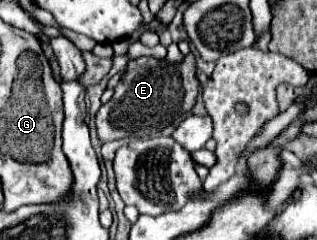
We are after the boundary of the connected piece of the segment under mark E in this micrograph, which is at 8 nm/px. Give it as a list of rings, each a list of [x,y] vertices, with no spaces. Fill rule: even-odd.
[[[192,53],[178,65],[172,65],[168,61],[156,61],[154,57],[130,59],[112,99],[96,113],[98,139],[102,143],[108,143],[122,137],[148,137],[160,133],[174,119],[190,113],[198,97],[198,87],[200,81],[196,79]]]

